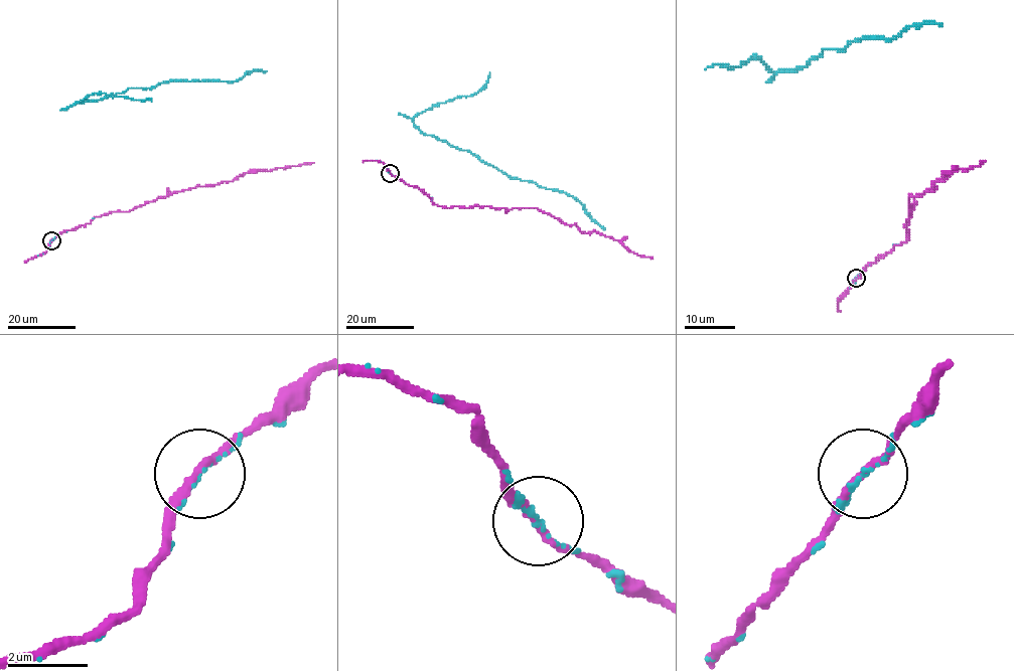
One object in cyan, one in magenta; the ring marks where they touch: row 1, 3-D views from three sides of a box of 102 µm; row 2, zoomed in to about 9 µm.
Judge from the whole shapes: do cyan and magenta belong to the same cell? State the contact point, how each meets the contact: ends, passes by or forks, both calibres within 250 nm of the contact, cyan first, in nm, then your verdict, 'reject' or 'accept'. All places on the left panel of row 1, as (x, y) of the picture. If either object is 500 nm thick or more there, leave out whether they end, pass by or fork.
(51, 240) | cyan ends | magenta passes by | 110/190 nm | accept

